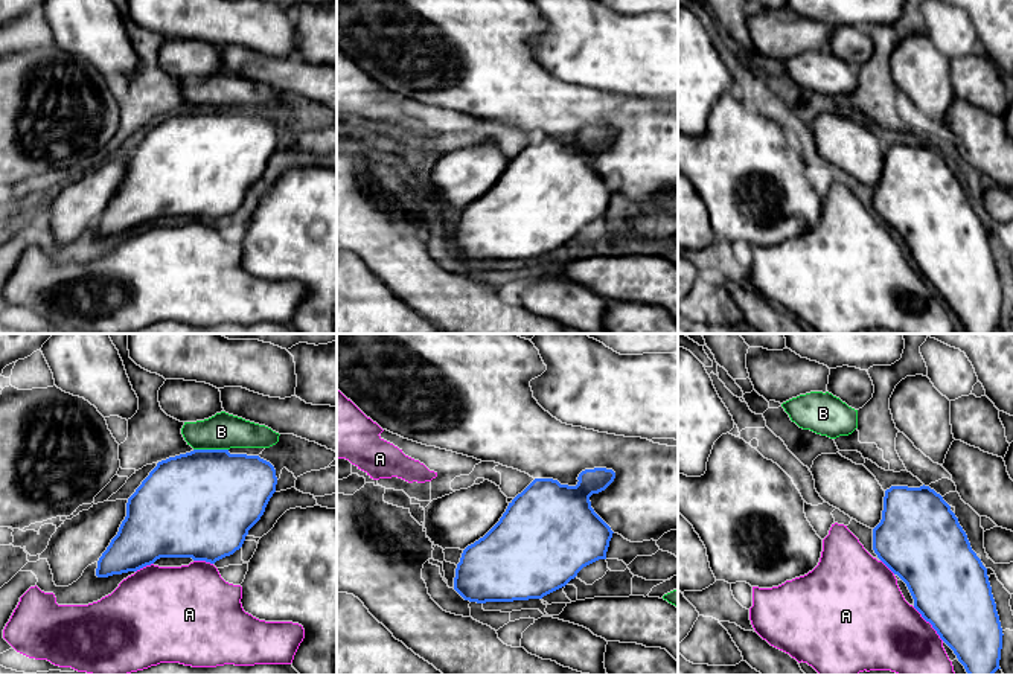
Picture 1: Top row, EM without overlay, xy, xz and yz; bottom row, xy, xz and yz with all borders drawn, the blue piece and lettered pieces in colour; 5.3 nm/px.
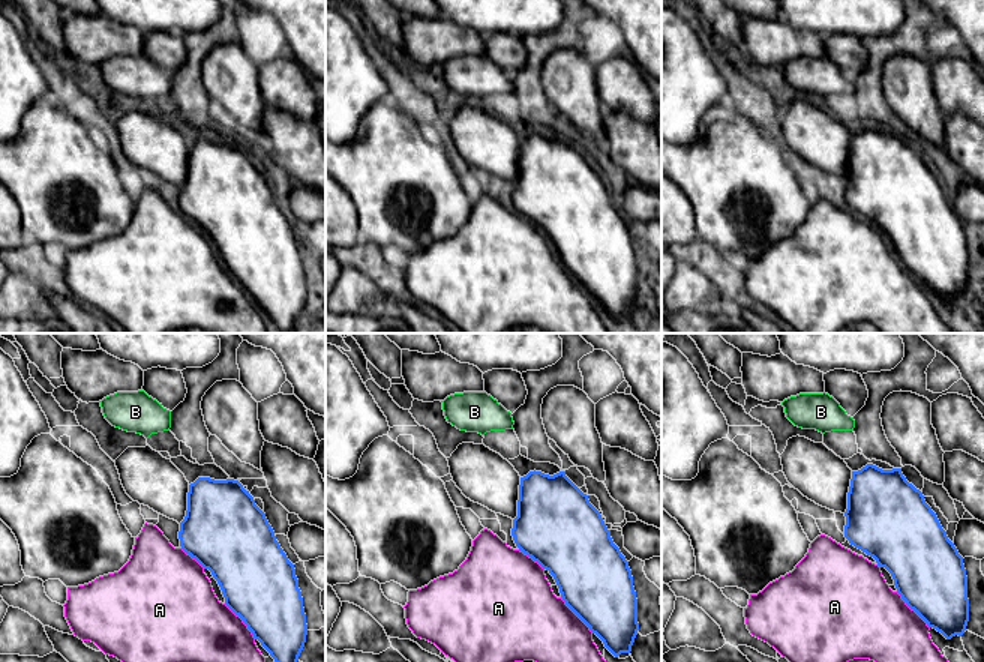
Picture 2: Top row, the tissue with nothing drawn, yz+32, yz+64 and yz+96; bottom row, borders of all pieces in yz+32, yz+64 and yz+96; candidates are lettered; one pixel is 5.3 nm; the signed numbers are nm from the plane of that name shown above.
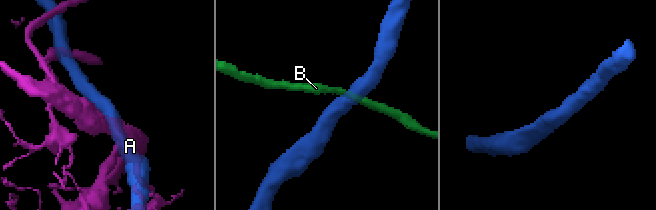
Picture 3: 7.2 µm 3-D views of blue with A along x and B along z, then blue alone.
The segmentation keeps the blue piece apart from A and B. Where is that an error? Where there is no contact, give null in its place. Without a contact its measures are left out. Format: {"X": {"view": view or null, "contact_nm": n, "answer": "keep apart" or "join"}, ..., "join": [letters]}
{"A": {"view": "yz", "contact_nm": 240, "answer": "keep apart"}, "B": {"view": "xy", "contact_nm": 180, "answer": "keep apart"}, "join": []}

